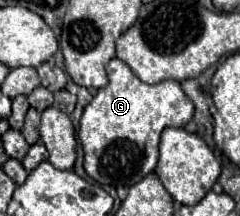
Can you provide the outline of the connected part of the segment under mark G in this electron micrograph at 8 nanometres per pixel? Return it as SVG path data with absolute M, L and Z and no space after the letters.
M112 59L106 65L110 83L84 107L78 137L84 147L84 169L102 185L132 187L154 171L158 163L158 139L166 127L184 127L194 113L192 101L174 79L156 85L142 83L130 67Z

